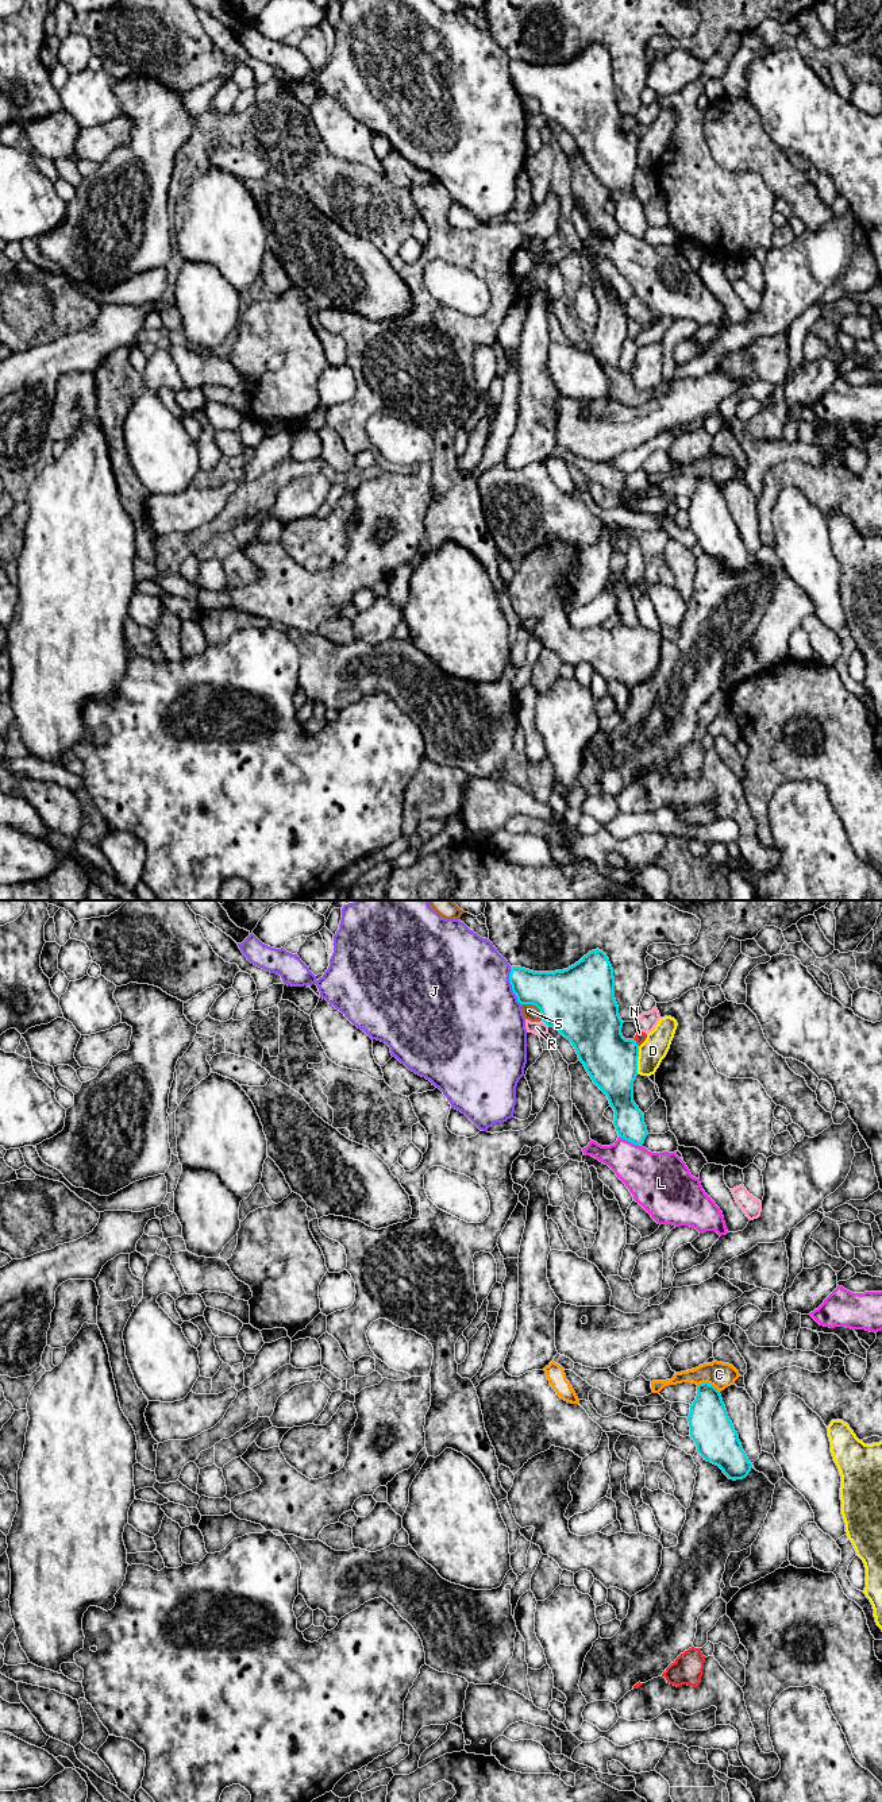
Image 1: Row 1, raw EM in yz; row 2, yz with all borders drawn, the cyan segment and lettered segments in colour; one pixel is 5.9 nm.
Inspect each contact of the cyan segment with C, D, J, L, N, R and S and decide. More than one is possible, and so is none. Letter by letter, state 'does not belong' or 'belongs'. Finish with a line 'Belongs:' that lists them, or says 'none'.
C: does not belong
D: does not belong
J: does not belong
L: does not belong
N: does not belong
R: does not belong
S: does not belong
Belongs: none

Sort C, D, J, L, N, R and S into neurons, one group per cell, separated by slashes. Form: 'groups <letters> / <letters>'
groups C / D / J / L / N / R / S

